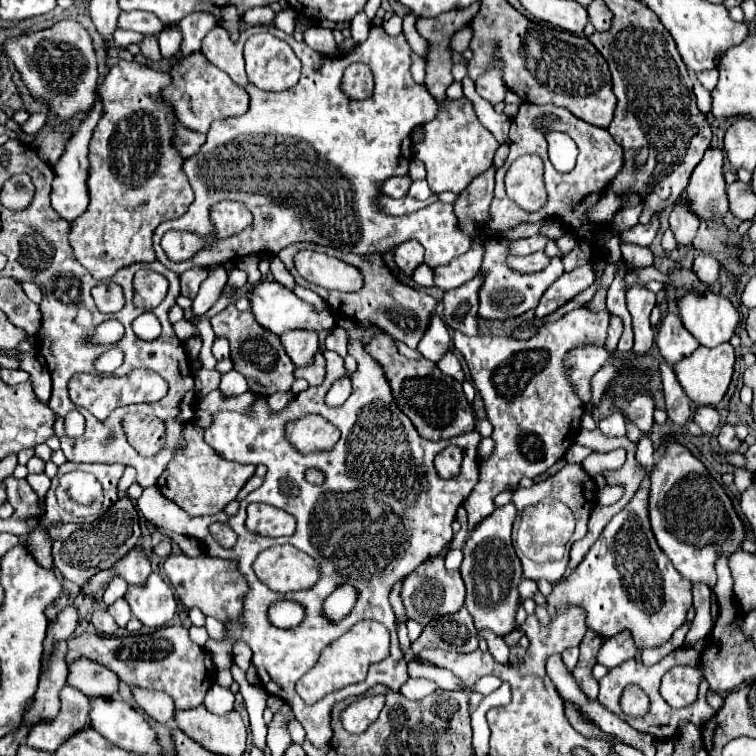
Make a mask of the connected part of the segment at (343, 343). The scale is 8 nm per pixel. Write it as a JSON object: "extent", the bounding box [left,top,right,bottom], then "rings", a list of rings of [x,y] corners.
{"extent":[325,326,348,358],"rings":[[[335,326],[328,332],[328,335],[325,340],[325,345],[326,348],[334,348],[334,350],[341,357],[344,358],[348,354],[347,340],[348,340],[347,332],[340,328],[339,326]]]}

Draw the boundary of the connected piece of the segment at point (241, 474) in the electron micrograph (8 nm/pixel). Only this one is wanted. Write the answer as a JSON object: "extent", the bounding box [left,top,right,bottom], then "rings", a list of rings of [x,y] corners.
{"extent":[157,422,255,516],"rings":[[[189,422],[183,426],[183,438],[185,444],[177,448],[177,452],[173,452],[171,462],[157,480],[157,488],[191,516],[217,514],[231,500],[237,498],[239,490],[255,474],[255,466],[243,466],[239,462],[225,460],[215,448],[205,442],[203,428],[197,422]]]}

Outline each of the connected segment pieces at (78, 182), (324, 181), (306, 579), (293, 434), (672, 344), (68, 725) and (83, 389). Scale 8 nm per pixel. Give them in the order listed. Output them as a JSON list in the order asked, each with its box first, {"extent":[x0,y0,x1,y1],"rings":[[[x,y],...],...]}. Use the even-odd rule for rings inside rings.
[{"extent":[51,94,103,222],"rings":[[[97,94],[95,98],[95,104],[91,106],[89,114],[85,116],[85,120],[81,122],[81,126],[73,132],[73,136],[67,140],[65,144],[65,152],[63,156],[59,158],[59,162],[55,164],[55,180],[53,180],[53,192],[51,192],[51,206],[53,210],[67,222],[75,220],[77,216],[81,216],[89,204],[89,196],[87,196],[87,190],[85,190],[85,176],[87,176],[87,146],[89,146],[89,140],[91,140],[91,134],[93,134],[93,128],[97,126],[97,122],[101,120],[103,116],[103,102],[101,102],[101,96]]]},{"extent":[153,24,477,274],"rings":[[[271,24],[241,30],[239,42],[233,42],[229,32],[217,26],[203,38],[201,52],[213,66],[247,88],[251,104],[243,116],[215,120],[207,132],[207,142],[195,156],[185,158],[183,172],[195,192],[195,200],[181,218],[159,224],[153,234],[153,248],[163,266],[183,274],[189,268],[219,266],[223,260],[237,260],[237,256],[243,258],[261,252],[277,254],[293,242],[315,242],[355,254],[383,254],[403,240],[417,238],[425,249],[425,264],[435,268],[471,248],[477,234],[465,236],[457,228],[451,204],[437,201],[403,216],[385,216],[375,204],[379,182],[389,176],[407,174],[411,160],[411,132],[437,116],[435,98],[425,84],[413,82],[411,46],[403,32],[389,36],[383,28],[375,26],[371,28],[369,38],[347,52],[347,56],[327,58],[325,54],[311,50],[305,42],[295,42],[293,36]],[[257,32],[279,36],[303,62],[303,74],[293,88],[265,92],[247,82],[243,44]],[[319,62],[321,70],[315,70],[315,64]],[[353,62],[371,66],[375,76],[373,96],[361,102],[349,100],[339,88],[343,70]],[[401,156],[403,166],[399,164]],[[221,200],[239,200],[251,210],[253,222],[245,232],[199,250],[191,260],[169,260],[161,248],[163,234],[167,230],[189,230],[199,236],[209,236],[213,232],[209,210]],[[267,216],[271,218],[269,224],[265,222]]]},{"extent":[253,546,319,592],"rings":[[[273,546],[263,550],[253,562],[257,578],[273,592],[291,592],[289,588],[301,590],[311,588],[319,578],[317,562],[295,546]],[[265,568],[265,582],[263,582]]]},{"extent":[285,414,339,454],"rings":[[[305,414],[303,418],[289,422],[285,429],[286,439],[301,454],[331,450],[339,440],[339,430],[325,422],[319,414]]]},{"extent":[655,314,699,364],"rings":[[[665,314],[661,324],[657,326],[657,338],[655,344],[661,352],[661,356],[669,362],[675,364],[683,358],[687,358],[691,352],[697,350],[699,342],[685,330],[681,324],[681,318],[677,314]]]},{"extent":[27,686,89,752],"rings":[[[65,686],[59,696],[61,696],[59,714],[53,720],[37,720],[35,724],[31,724],[27,736],[29,746],[53,752],[53,748],[61,744],[61,740],[89,726],[89,716],[87,716],[89,698],[85,698],[83,692],[77,692],[77,688],[71,686]]]},{"extent":[69,370,167,420],"rings":[[[133,370],[129,376],[97,376],[97,374],[77,374],[69,382],[69,398],[78,407],[89,410],[97,420],[105,420],[115,408],[137,404],[137,402],[155,402],[161,400],[167,392],[165,380],[157,376],[153,370]]]}]

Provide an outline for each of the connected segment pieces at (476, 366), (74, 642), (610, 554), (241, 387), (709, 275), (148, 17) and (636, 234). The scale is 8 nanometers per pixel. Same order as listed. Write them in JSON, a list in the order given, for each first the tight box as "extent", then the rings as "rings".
[{"extent":[453,308,607,530],"rings":[[[579,308],[567,312],[557,322],[545,324],[539,334],[529,340],[517,340],[513,336],[469,338],[463,332],[453,334],[453,346],[465,356],[471,380],[483,396],[487,418],[493,424],[491,438],[495,440],[495,452],[491,458],[481,462],[479,482],[465,500],[469,530],[473,530],[477,520],[483,520],[495,510],[493,498],[499,492],[509,484],[517,486],[525,476],[537,478],[547,472],[575,442],[585,408],[581,400],[573,396],[569,380],[565,380],[563,356],[577,344],[605,344],[607,326],[607,310],[589,312],[587,308]]]},{"extent":[67,626,215,710],"rings":[[[165,626],[151,634],[135,634],[125,638],[107,638],[97,632],[85,632],[67,642],[67,662],[77,656],[87,656],[97,660],[111,672],[115,672],[127,686],[139,686],[147,690],[167,692],[177,710],[197,708],[203,704],[207,688],[215,680],[215,670],[211,670],[207,652],[189,638],[185,626]]]},{"extent":[549,478,693,650],"rings":[[[645,478],[635,492],[633,500],[611,518],[611,522],[601,532],[599,540],[593,544],[593,548],[587,552],[583,562],[561,582],[553,586],[553,592],[549,594],[549,604],[561,606],[577,606],[585,612],[585,624],[601,638],[611,638],[623,630],[631,632],[635,644],[639,650],[645,648],[659,648],[665,642],[671,640],[673,632],[687,620],[687,610],[693,604],[693,592],[691,582],[685,580],[669,562],[669,558],[659,550],[655,536],[649,528],[647,518],[647,494],[649,494],[649,480]]]},{"extent":[219,370,248,396],"rings":[[[231,370],[231,372],[223,374],[223,380],[221,380],[219,388],[221,388],[221,392],[223,392],[223,394],[227,394],[227,396],[243,394],[243,392],[248,391],[247,378],[245,378],[241,372],[237,374],[235,370]]]},{"extent":[693,256,721,286],"rings":[[[697,256],[693,262],[693,272],[703,280],[705,286],[713,286],[719,280],[721,272],[721,262],[711,258],[711,256]]]},{"extent":[119,10,165,34],"rings":[[[145,10],[121,12],[121,16],[119,16],[119,28],[123,28],[123,30],[135,30],[141,34],[159,34],[163,26],[165,24],[161,24],[161,20],[157,16],[153,16],[151,12],[145,12]]]},{"extent":[621,216,659,246],"rings":[[[653,216],[649,226],[635,226],[633,230],[627,230],[621,234],[621,240],[629,240],[629,242],[639,244],[639,246],[649,246],[653,242],[657,230],[659,230],[659,218]]]}]

